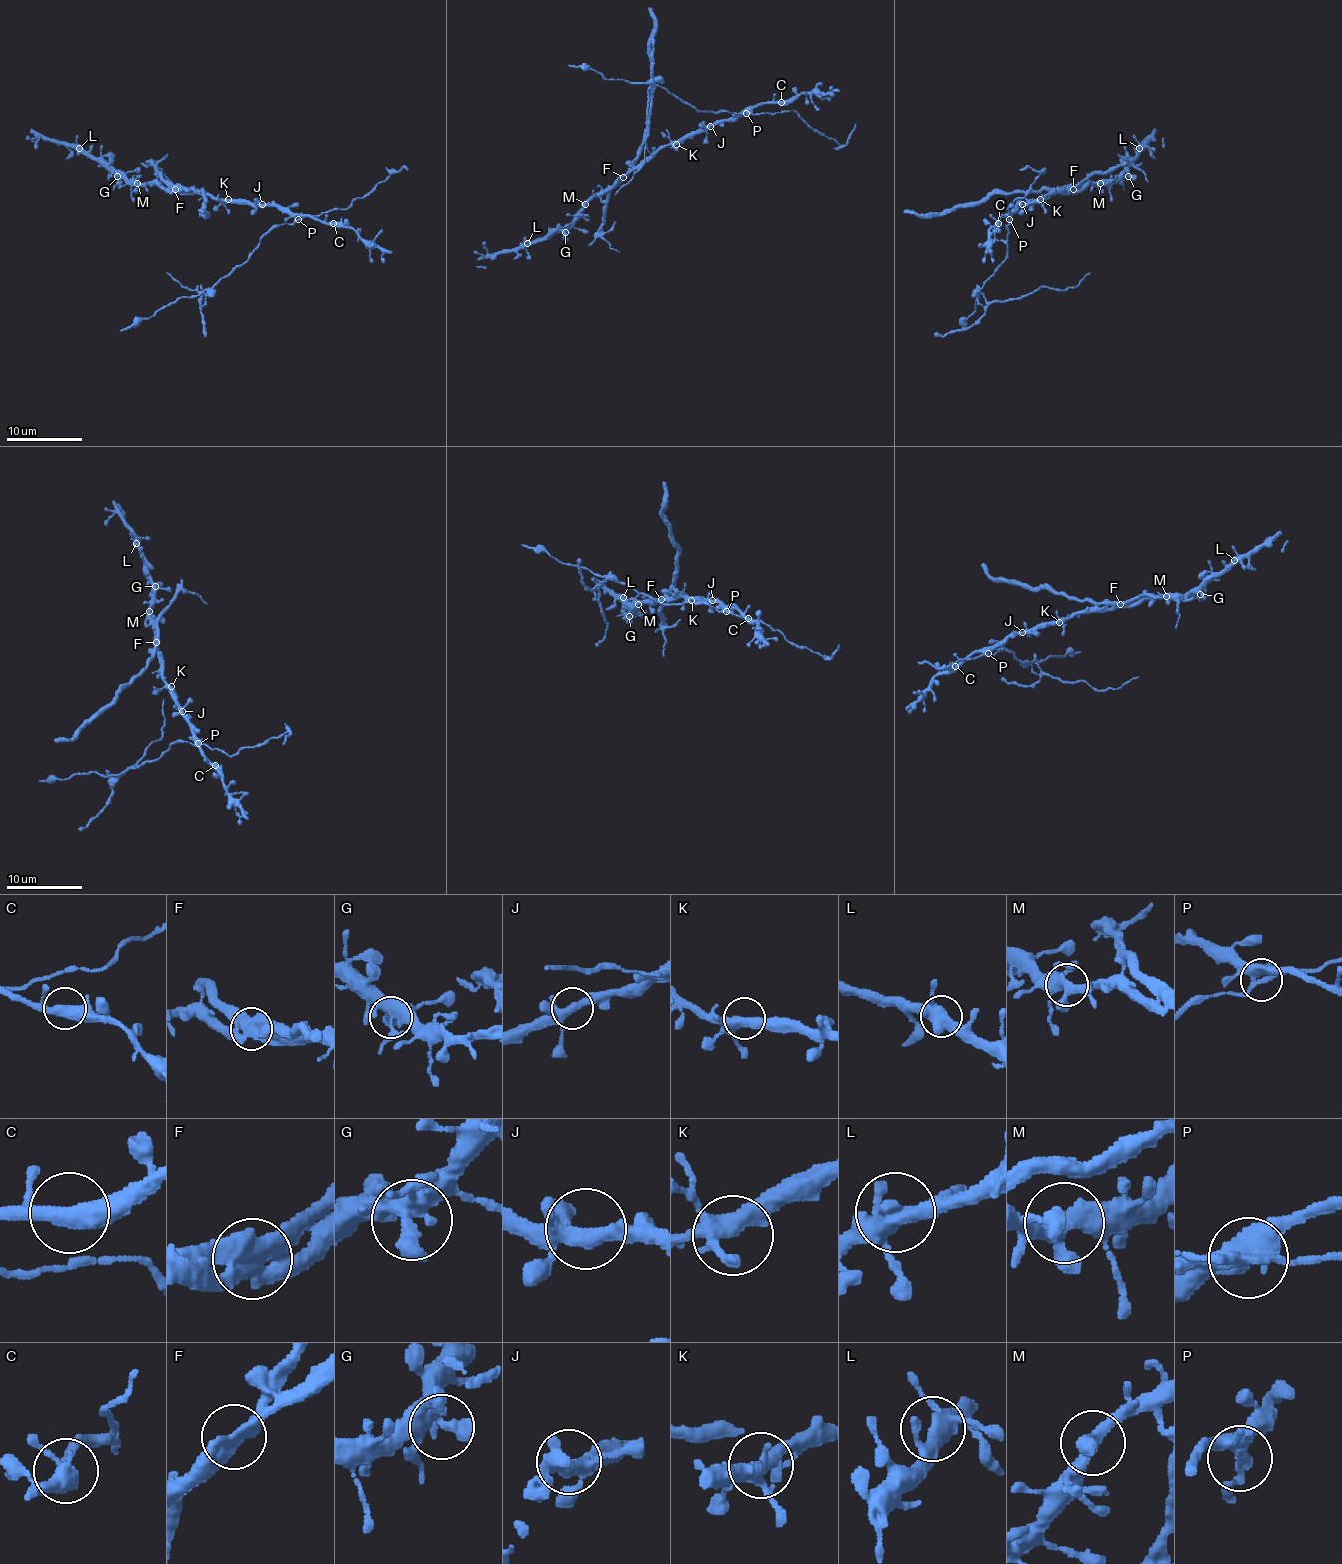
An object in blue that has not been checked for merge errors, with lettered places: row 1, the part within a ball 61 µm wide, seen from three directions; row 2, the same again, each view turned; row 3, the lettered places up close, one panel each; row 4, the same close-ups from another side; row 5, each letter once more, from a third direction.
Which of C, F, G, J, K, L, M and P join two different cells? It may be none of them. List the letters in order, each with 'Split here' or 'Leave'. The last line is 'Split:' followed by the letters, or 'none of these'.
C: Leave
F: Split here
G: Leave
J: Leave
K: Leave
L: Leave
M: Leave
P: Split here
Split: F, P

